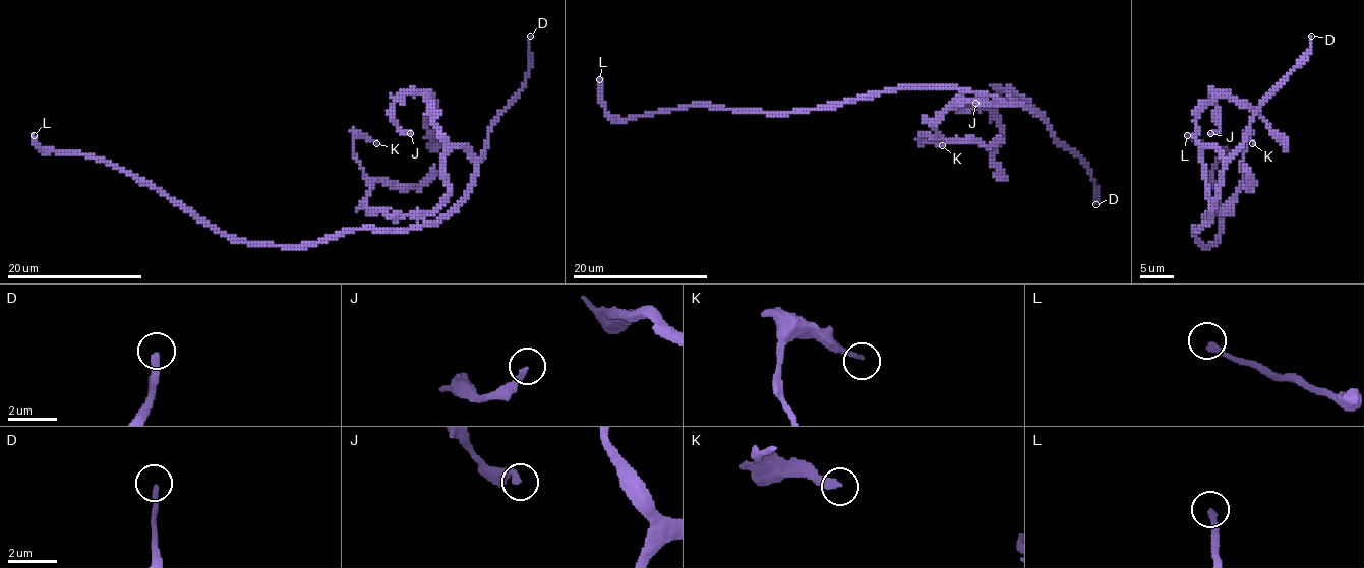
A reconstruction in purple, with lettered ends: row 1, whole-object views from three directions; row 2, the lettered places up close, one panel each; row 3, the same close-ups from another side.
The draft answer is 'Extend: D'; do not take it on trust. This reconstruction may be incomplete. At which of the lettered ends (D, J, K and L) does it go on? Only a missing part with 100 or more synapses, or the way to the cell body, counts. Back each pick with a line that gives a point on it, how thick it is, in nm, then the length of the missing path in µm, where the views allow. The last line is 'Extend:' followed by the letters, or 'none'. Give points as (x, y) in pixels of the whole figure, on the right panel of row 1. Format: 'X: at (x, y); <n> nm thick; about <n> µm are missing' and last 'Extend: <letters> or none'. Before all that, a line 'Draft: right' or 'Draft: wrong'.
Draft: right
D: at (1311, 36); 240 nm thick; about 200 µm are missing
Extend: D

